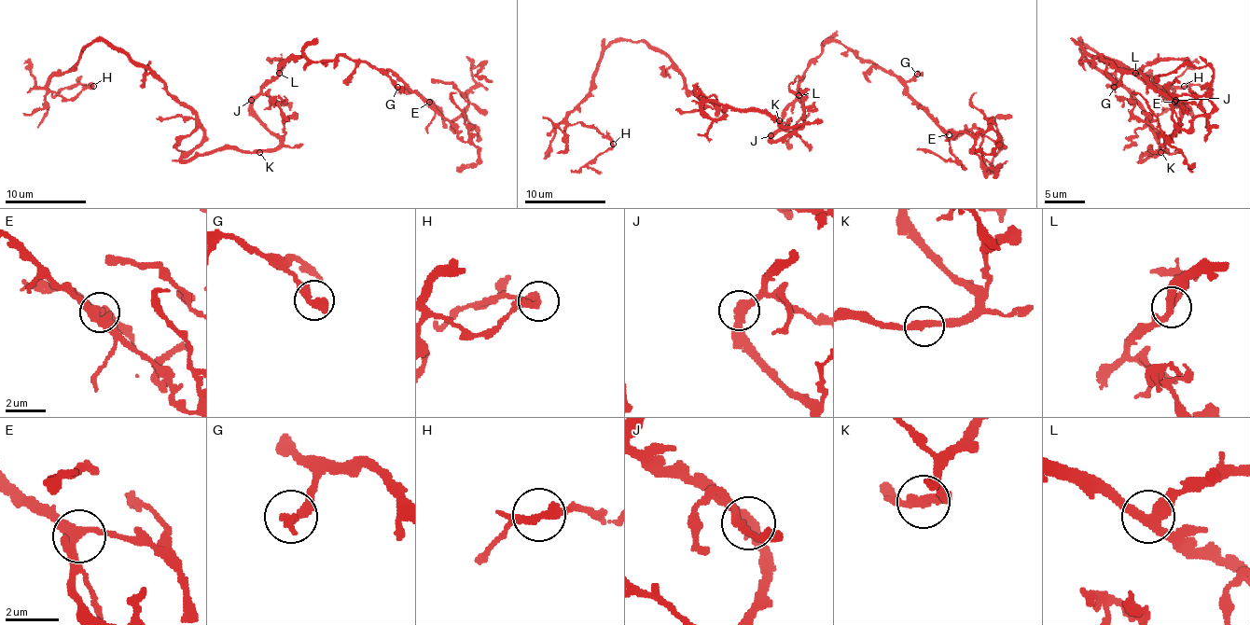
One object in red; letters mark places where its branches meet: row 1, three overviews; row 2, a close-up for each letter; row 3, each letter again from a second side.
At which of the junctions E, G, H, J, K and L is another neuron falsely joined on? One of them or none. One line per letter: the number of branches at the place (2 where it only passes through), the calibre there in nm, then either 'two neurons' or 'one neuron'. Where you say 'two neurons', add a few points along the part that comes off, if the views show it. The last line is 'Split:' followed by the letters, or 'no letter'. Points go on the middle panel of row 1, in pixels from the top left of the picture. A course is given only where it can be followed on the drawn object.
E: 3 | 320 nm | one neuron
G: 1 | 440 nm | one neuron
H: 2 | 340 nm | one neuron
J: 2 | 420 nm | one neuron
K: 2 | 400 nm | one neuron
L: 3 | 320 nm | one neuron
Split: no letter

